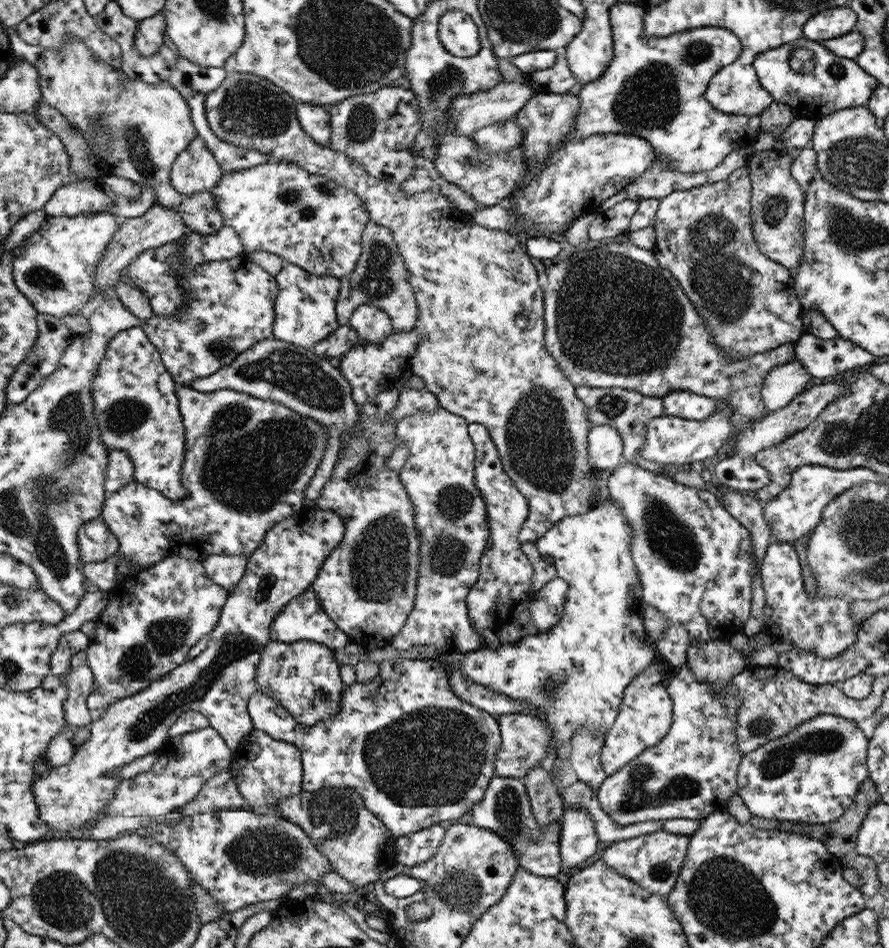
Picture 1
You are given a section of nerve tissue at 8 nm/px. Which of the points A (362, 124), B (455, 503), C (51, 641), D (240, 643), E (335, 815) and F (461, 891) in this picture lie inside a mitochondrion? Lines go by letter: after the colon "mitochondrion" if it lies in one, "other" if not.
A: mitochondrion
B: mitochondrion
C: other
D: mitochondrion
E: mitochondrion
F: mitochondrion

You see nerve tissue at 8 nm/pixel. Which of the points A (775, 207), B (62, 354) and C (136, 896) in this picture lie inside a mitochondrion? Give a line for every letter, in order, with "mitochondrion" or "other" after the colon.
A: mitochondrion
B: other
C: mitochondrion

